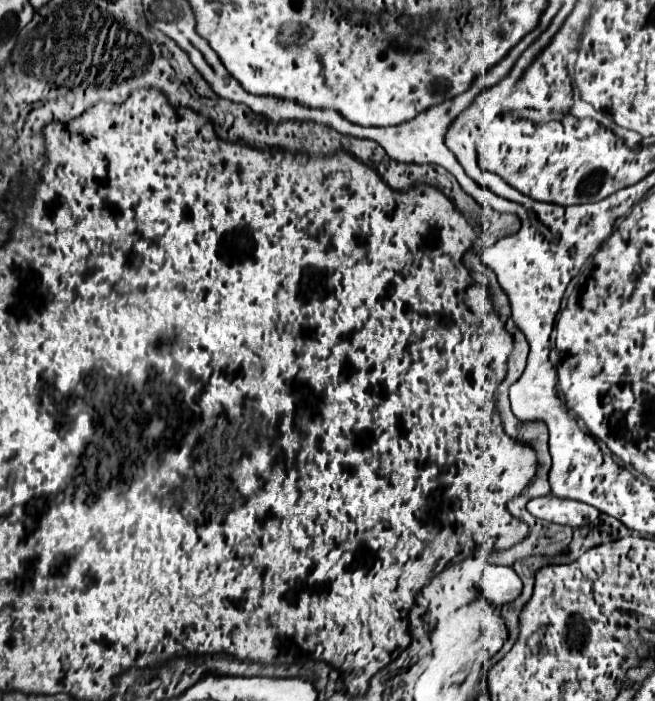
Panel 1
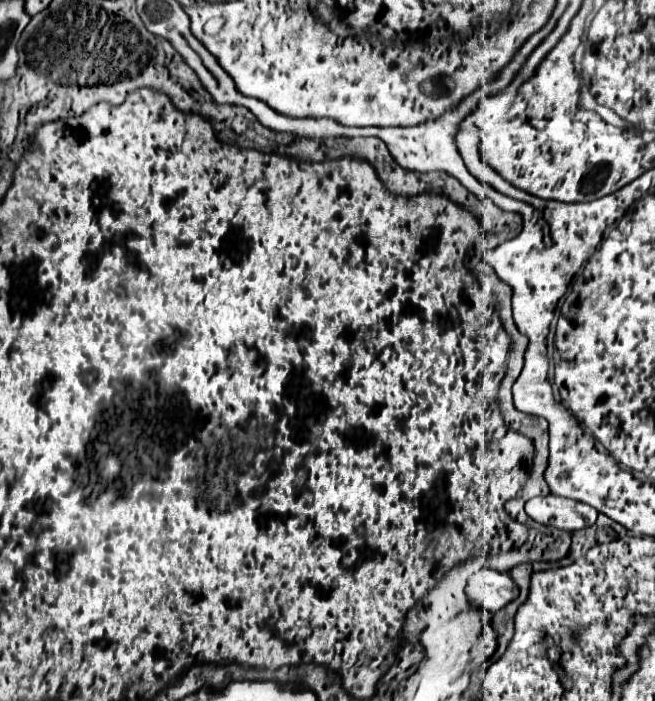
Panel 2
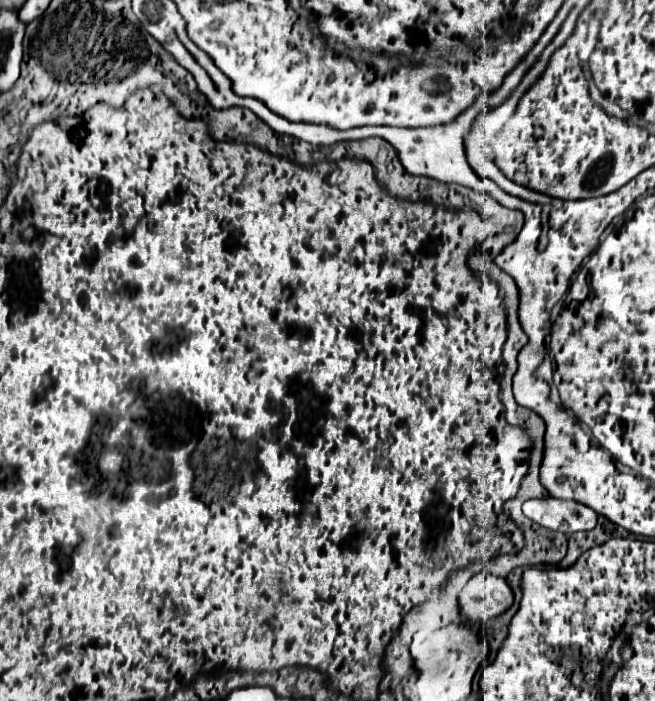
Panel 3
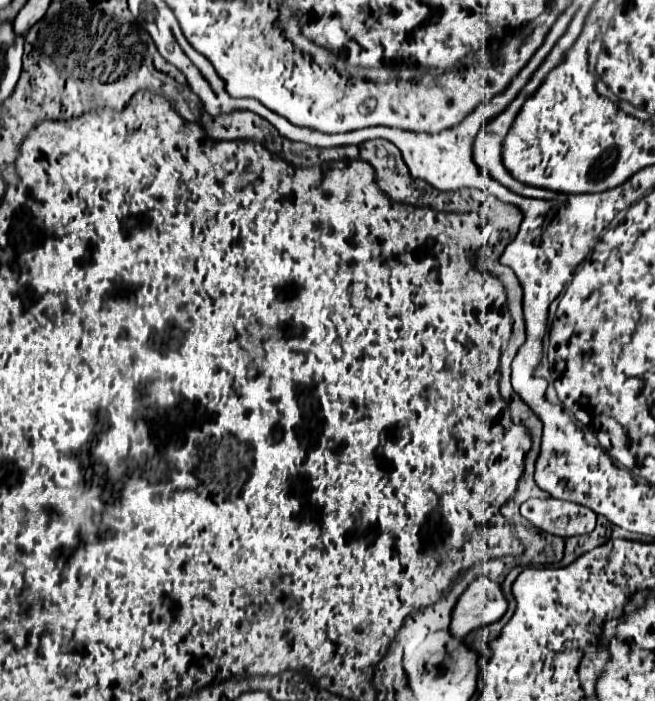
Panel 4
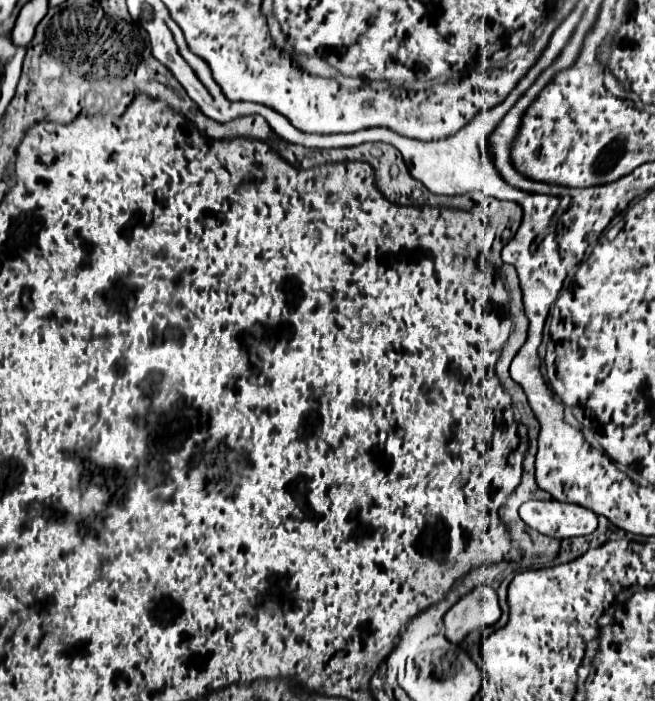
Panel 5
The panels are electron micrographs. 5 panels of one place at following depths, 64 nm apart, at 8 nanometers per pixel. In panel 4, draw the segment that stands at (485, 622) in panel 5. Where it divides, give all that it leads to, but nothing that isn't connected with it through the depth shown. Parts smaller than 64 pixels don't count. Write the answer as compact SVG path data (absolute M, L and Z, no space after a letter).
M482 576L458 598L448 630L454 638L464 638L468 632L500 620L506 608L508 604L500 586Z

